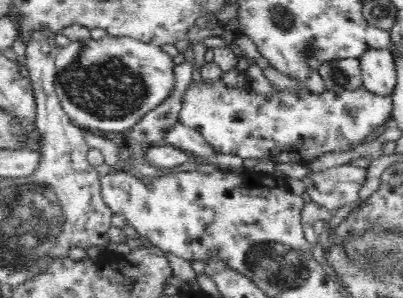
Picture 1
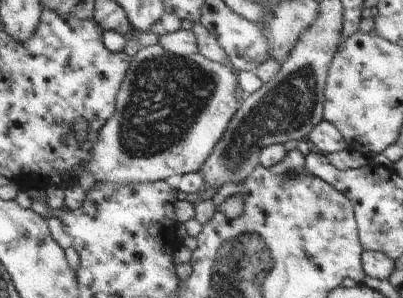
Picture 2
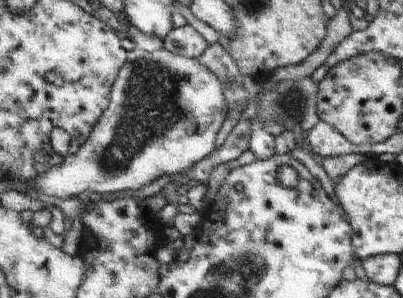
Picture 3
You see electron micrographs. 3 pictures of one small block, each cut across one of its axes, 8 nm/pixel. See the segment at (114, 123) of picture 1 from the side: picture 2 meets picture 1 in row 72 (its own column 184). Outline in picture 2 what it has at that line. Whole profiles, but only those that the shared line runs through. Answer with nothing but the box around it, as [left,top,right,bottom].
[83,44,243,186]

